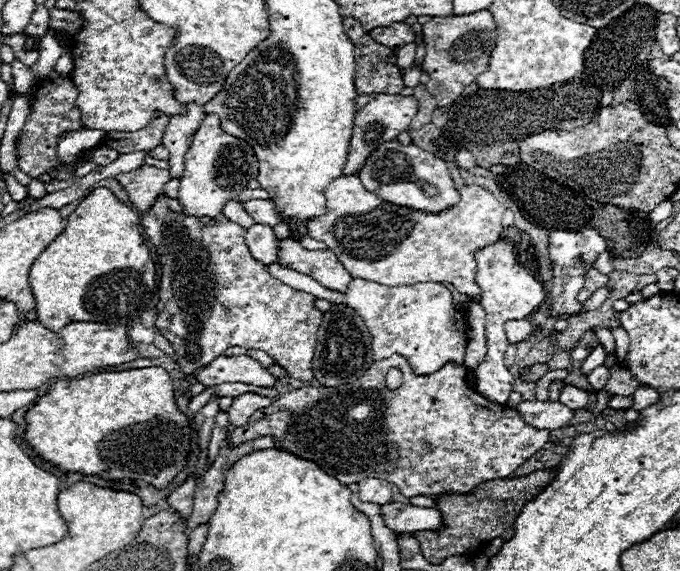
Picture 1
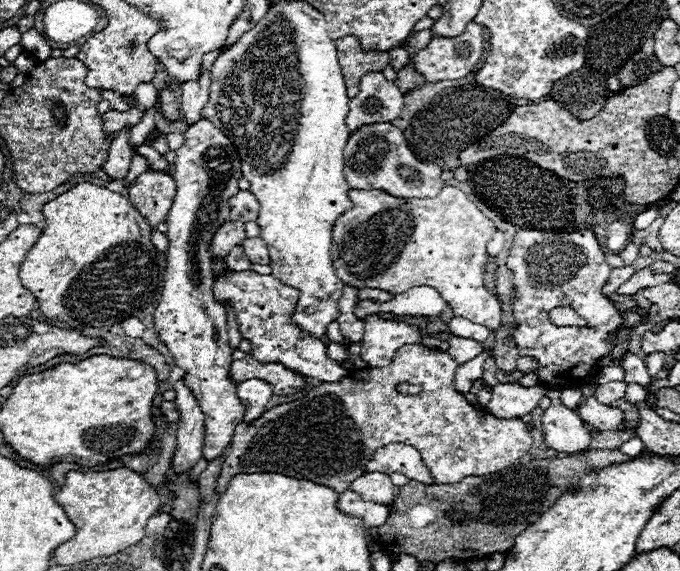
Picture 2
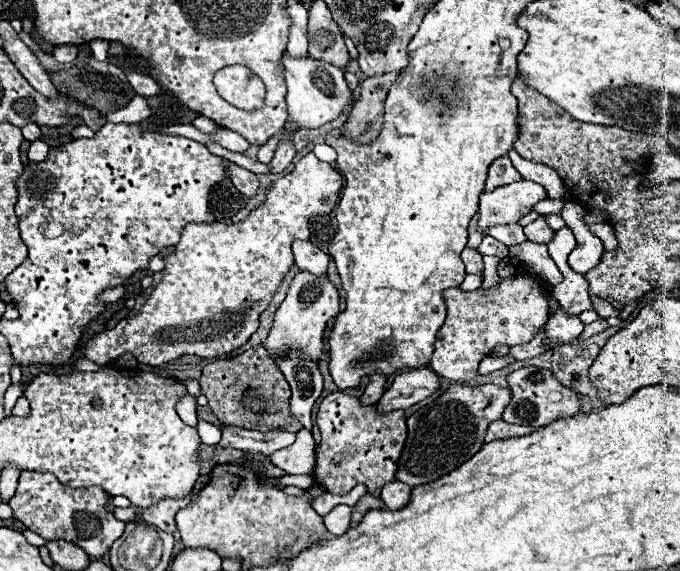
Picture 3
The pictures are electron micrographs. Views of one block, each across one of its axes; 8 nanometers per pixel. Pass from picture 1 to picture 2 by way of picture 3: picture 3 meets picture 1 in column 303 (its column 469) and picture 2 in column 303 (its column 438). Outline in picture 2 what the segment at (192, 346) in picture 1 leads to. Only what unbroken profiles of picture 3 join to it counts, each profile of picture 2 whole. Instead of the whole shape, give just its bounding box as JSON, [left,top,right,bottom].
[214,266,348,382]

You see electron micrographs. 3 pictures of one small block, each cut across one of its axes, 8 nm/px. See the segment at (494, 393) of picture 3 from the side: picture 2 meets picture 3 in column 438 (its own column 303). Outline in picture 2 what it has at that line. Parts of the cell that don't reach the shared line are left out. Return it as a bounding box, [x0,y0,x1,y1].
[216,344,534,494]

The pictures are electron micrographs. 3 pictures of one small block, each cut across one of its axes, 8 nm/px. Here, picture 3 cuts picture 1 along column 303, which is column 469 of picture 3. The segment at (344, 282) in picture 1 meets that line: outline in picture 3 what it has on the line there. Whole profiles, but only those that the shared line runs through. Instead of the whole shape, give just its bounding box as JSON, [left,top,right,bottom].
[462,248,484,276]

